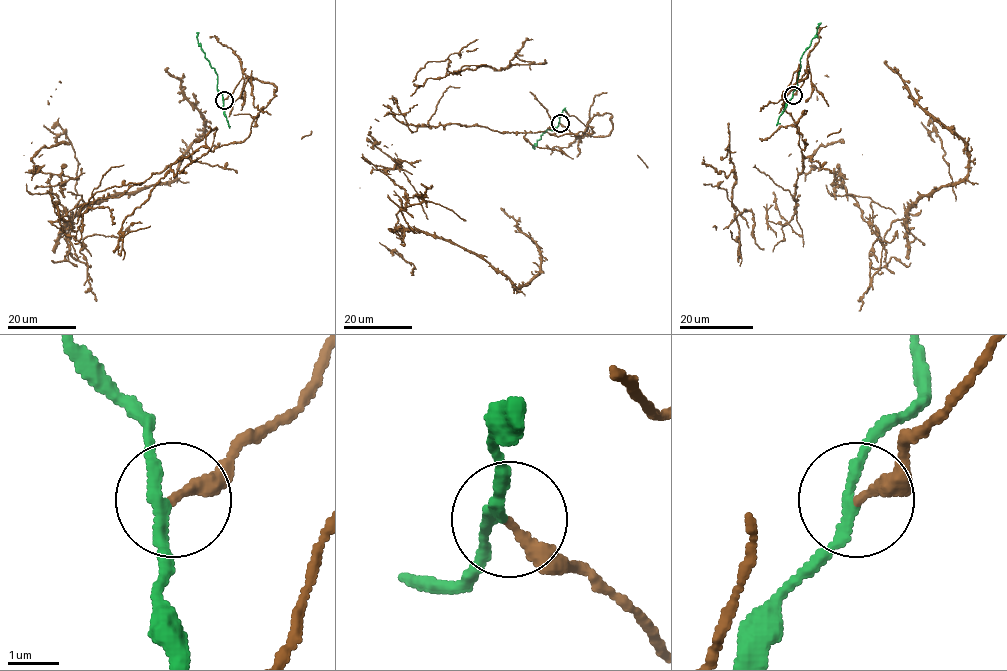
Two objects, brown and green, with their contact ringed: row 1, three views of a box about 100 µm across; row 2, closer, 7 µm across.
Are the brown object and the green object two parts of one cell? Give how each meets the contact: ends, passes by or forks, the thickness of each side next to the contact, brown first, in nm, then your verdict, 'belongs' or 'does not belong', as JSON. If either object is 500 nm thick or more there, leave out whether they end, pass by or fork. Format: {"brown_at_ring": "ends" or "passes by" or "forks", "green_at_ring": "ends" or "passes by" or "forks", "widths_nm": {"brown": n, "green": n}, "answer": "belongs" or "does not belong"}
{"brown_at_ring": "ends", "green_at_ring": "passes by", "widths_nm": {"brown": 240, "green": 190}, "answer": "does not belong"}

